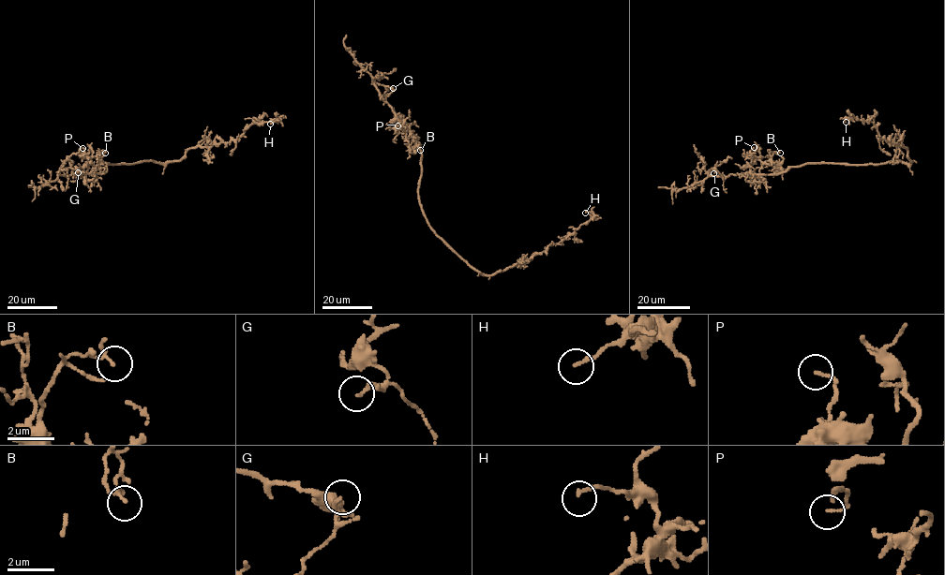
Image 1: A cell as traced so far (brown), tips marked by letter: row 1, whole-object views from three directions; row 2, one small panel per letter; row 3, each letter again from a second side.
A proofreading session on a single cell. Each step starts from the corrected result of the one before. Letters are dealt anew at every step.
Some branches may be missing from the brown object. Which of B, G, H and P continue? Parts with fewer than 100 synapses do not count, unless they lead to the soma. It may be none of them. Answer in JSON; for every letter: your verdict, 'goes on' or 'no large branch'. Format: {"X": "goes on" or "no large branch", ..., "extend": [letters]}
{"B": "no large branch", "G": "no large branch", "H": "no large branch", "P": "no large branch", "extend": []}

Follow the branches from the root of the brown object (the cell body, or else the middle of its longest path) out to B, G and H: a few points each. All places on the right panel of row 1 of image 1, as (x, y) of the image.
B: (861, 164), (808, 163), (778, 173), (752, 173), (754, 160), (775, 167), (772, 155), (780, 153)
G: (861, 164), (808, 163), (789, 167), (773, 174), (711, 175), (709, 170), (716, 169), (713, 173)
H: (861, 164), (911, 161), (903, 145), (896, 146), (880, 139), (872, 122), (847, 117), (846, 122)

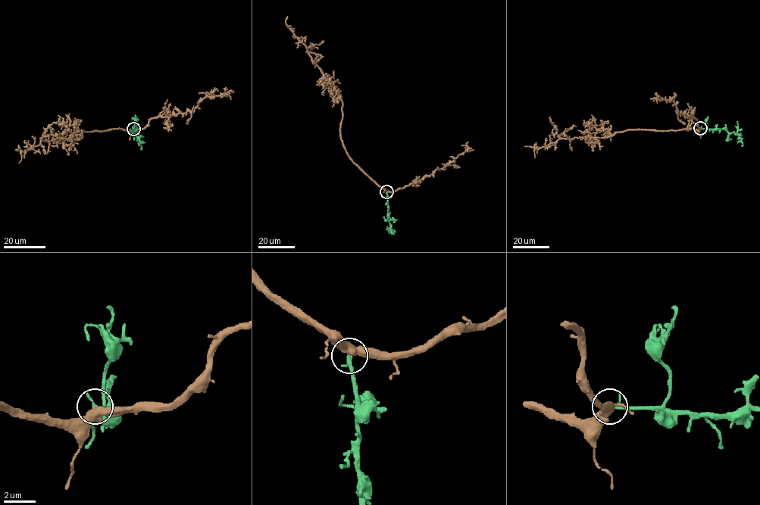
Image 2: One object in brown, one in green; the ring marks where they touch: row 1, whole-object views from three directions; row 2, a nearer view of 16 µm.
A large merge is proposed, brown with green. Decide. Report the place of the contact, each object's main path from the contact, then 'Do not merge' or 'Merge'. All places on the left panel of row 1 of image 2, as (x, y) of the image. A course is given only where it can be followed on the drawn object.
Place: (133, 129). Course of brown: (133, 129), (79, 130), (81, 131), (79, 138), (41, 141), (39, 144), (29, 150), (18, 150). Course of green: (133, 129), (135, 134), (137, 134), (141, 149). Merge

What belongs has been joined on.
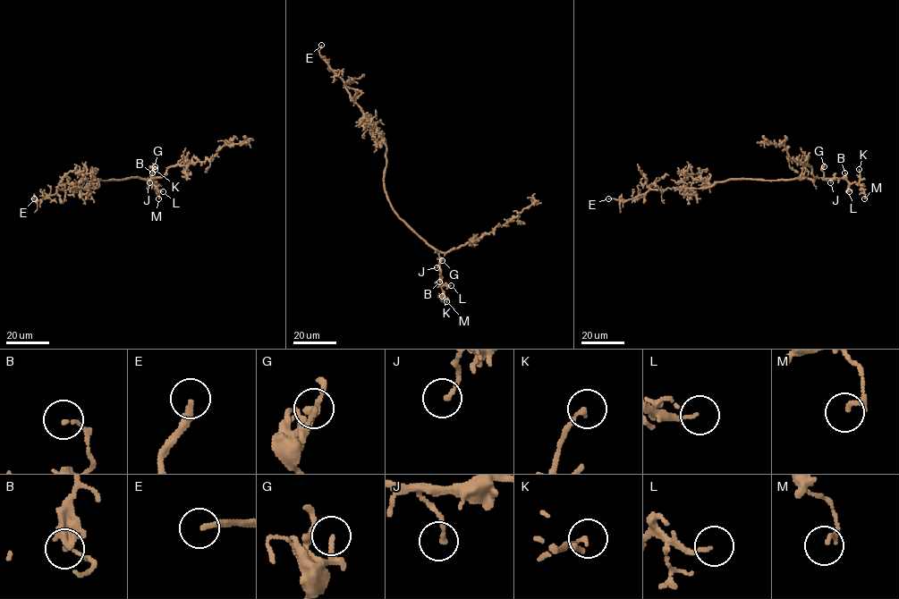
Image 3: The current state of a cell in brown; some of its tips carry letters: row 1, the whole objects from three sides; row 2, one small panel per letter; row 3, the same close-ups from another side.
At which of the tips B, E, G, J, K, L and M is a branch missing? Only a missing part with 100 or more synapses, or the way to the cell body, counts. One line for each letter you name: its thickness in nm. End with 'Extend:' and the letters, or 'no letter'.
E: Thickness 240 nm
Extend: E

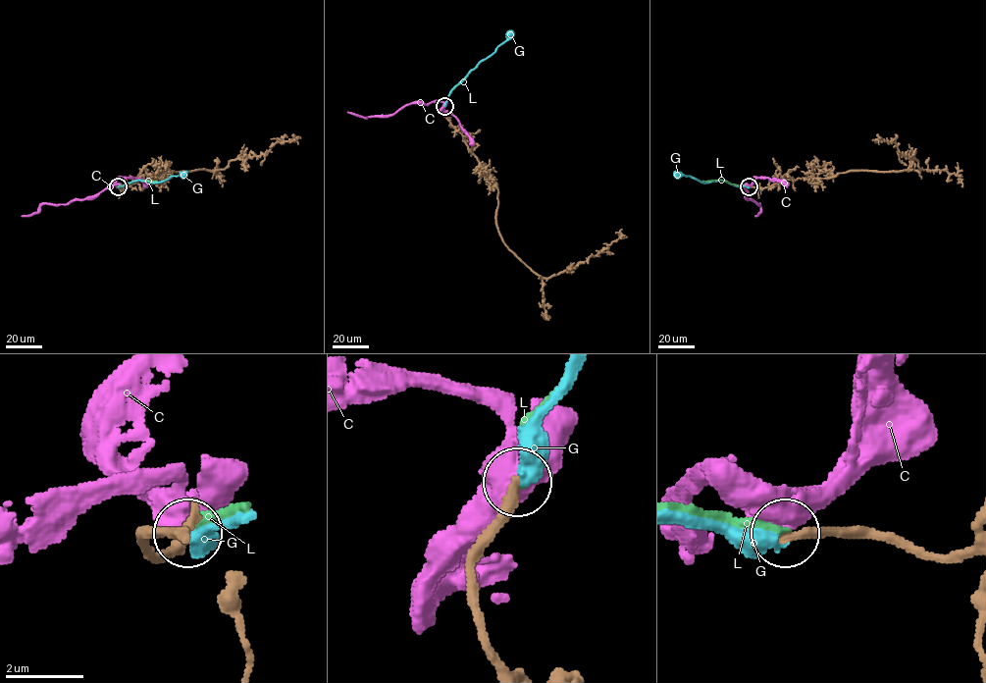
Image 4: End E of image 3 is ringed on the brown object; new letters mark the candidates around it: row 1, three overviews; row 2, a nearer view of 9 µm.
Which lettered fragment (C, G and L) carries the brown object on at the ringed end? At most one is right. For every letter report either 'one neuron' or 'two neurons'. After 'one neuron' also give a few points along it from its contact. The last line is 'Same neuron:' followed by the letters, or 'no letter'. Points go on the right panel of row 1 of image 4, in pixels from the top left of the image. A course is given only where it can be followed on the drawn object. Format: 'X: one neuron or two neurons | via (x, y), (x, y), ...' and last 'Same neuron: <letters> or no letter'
C: two neurons
G: two neurons
L: one neuron | via (749, 186), (721, 180), (702, 182)
Same neuron: L

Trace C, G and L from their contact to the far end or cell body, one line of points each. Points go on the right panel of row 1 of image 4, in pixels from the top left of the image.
C: (750, 186), (745, 185), (746, 198), (760, 206), (754, 216)
G: (749, 186), (720, 180), (701, 182), (677, 174)
L: (749, 186), (721, 180), (702, 182)

